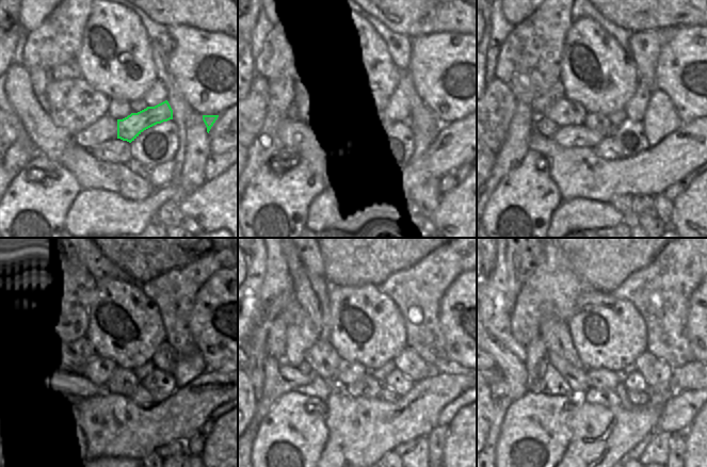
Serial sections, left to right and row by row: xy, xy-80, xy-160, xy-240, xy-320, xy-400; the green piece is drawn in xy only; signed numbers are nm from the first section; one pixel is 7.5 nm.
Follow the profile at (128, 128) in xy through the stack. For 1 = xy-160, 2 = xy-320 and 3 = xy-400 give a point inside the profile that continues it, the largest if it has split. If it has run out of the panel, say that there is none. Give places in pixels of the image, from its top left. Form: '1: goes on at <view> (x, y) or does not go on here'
1: goes on at xy-160 (571, 135)
2: goes on at xy-320 (279, 377)
3: goes on at xy-400 (514, 371)

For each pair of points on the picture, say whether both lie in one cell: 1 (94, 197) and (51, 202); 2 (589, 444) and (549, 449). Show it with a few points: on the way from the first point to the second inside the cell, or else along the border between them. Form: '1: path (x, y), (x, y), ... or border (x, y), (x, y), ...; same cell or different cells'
1: border (81, 190), (73, 202), (64, 222); different cells
2: border (569, 422), (571, 439), (562, 455); different cells

